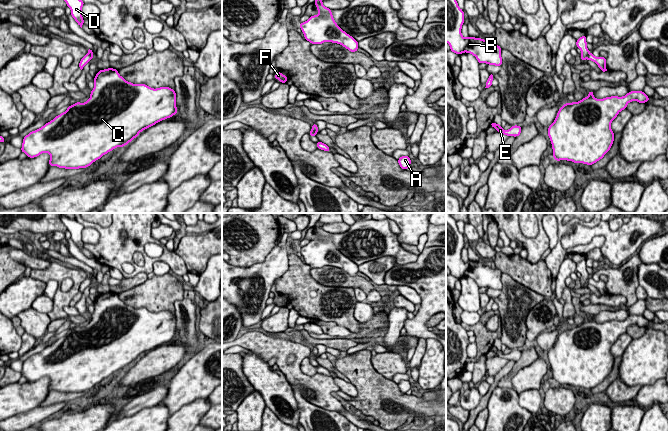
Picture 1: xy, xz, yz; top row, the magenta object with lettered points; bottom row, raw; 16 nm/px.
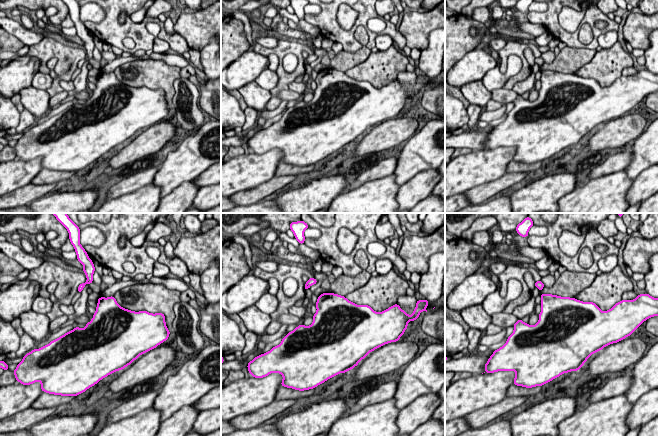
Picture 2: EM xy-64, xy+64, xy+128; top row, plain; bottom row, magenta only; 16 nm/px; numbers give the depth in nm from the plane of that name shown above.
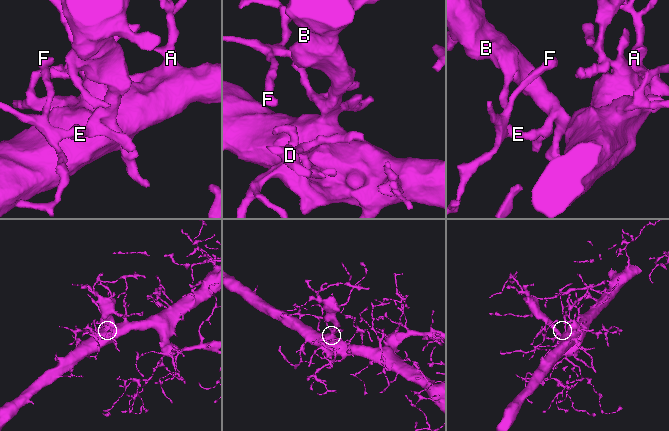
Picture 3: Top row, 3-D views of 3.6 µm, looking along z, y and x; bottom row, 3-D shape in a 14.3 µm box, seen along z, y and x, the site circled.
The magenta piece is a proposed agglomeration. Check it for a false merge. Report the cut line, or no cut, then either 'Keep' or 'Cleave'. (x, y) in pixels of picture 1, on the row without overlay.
Split along yz (589, 276), (586, 281). Cleave

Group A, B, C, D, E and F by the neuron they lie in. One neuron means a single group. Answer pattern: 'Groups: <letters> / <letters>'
Groups: A B C E F / D

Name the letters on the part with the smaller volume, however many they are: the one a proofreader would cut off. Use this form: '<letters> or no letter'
D

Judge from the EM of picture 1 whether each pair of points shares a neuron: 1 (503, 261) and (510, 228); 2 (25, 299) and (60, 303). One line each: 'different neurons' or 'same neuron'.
1: different neurons
2: different neurons

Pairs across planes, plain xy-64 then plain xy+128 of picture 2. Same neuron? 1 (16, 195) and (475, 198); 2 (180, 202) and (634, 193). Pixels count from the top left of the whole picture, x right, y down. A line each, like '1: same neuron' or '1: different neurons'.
1: same neuron
2: same neuron

